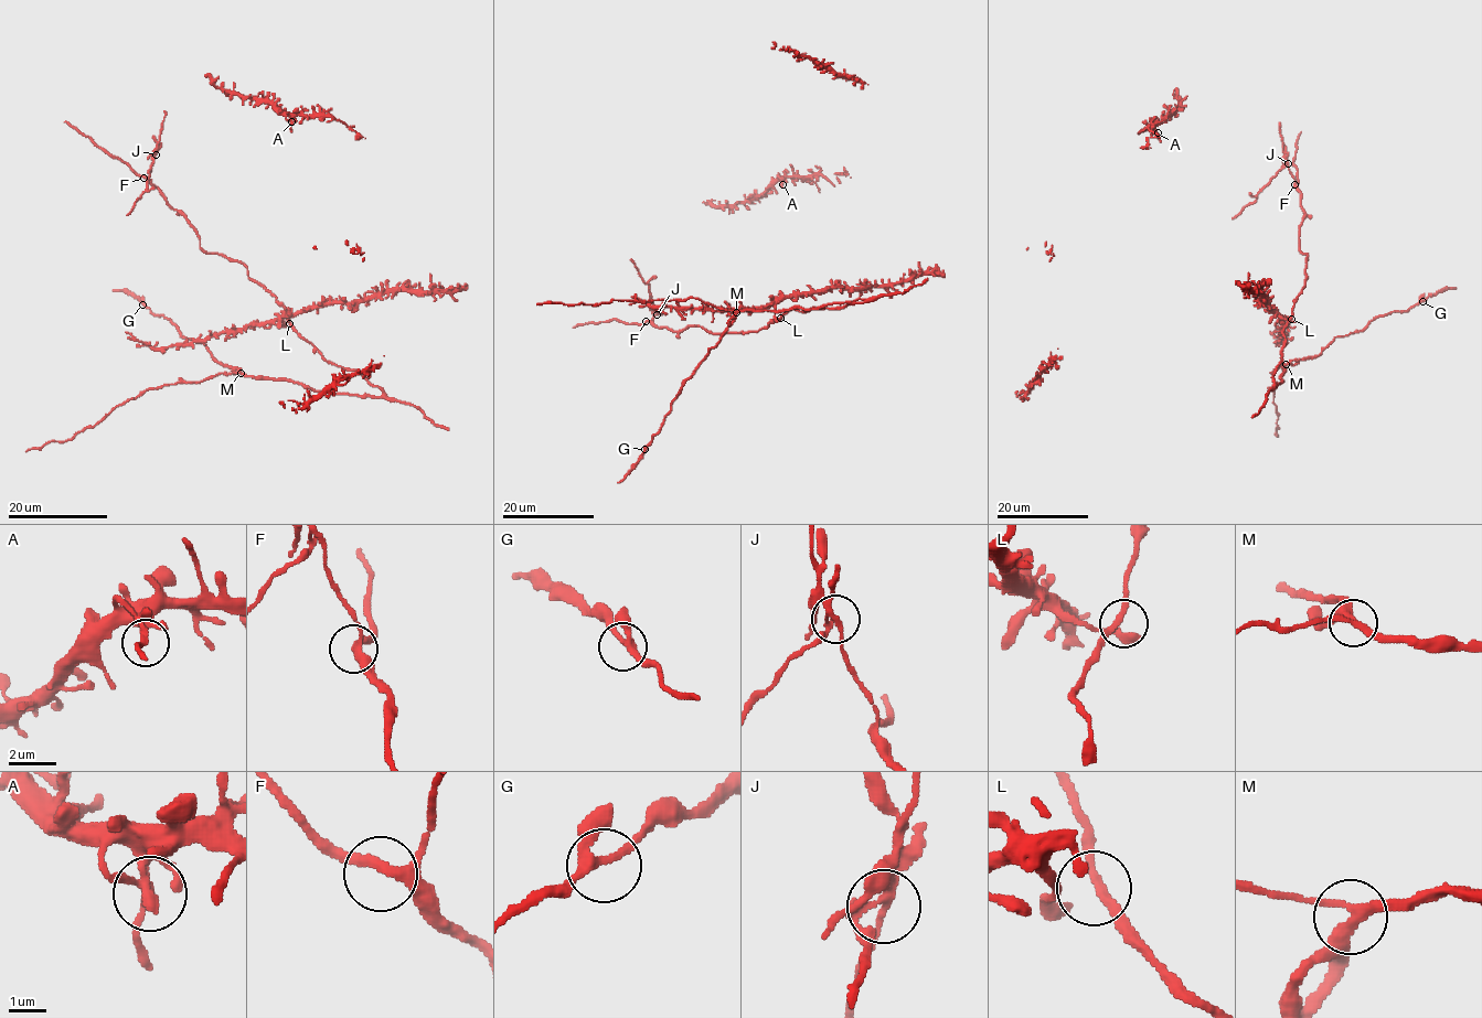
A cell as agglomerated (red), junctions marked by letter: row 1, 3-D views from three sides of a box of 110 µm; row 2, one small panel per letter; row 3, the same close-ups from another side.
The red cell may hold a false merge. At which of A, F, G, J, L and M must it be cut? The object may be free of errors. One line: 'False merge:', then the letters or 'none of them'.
False merge: J

